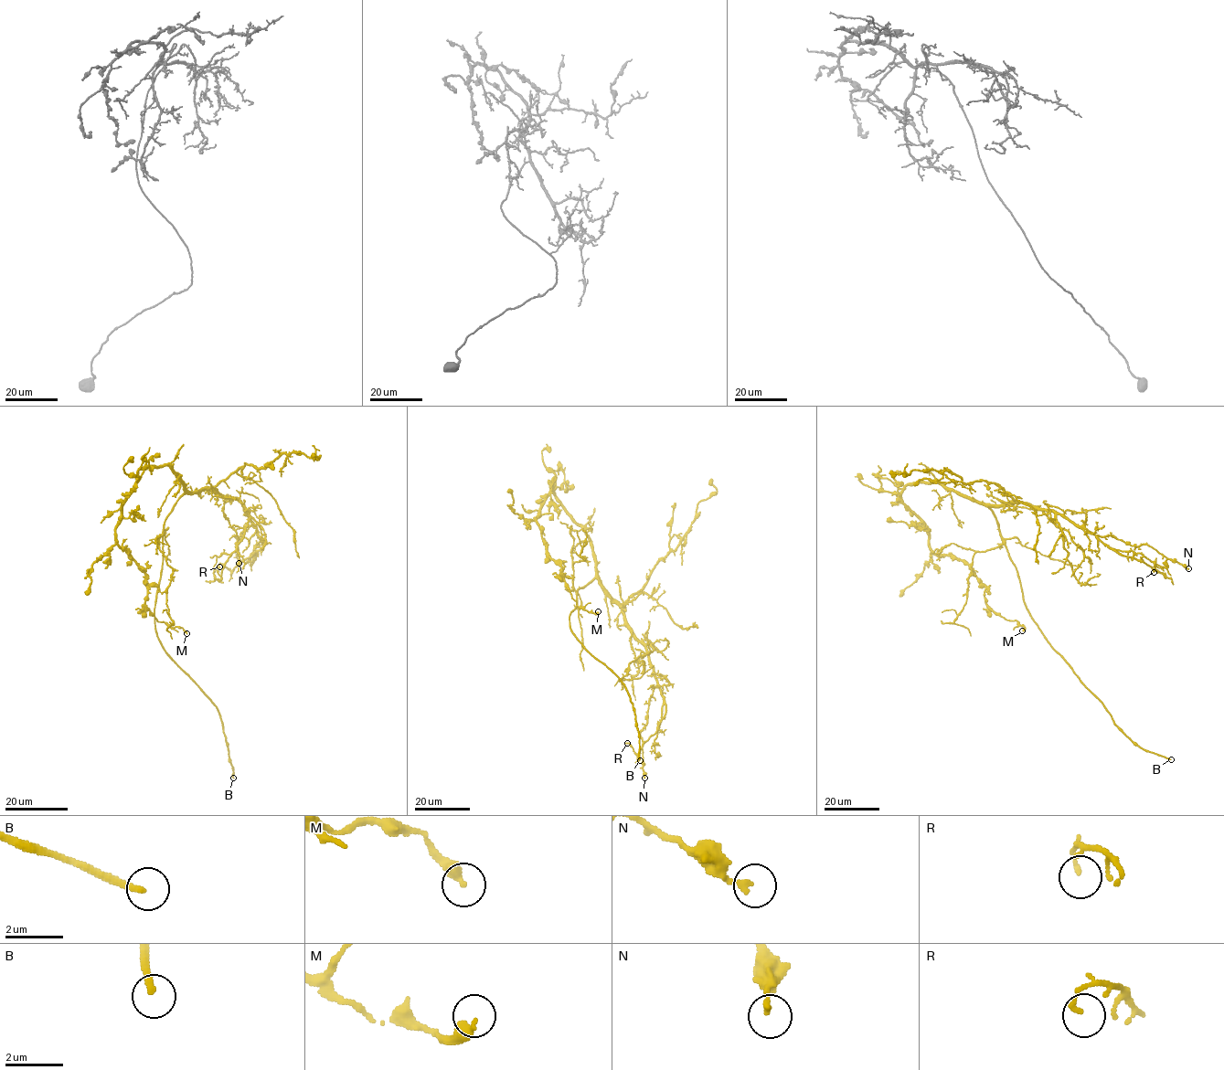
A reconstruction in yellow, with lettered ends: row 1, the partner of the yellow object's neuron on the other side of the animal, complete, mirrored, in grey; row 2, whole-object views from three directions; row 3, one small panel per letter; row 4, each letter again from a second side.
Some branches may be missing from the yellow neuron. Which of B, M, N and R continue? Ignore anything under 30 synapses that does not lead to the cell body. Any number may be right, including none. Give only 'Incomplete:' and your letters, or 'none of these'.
Incomplete: B

